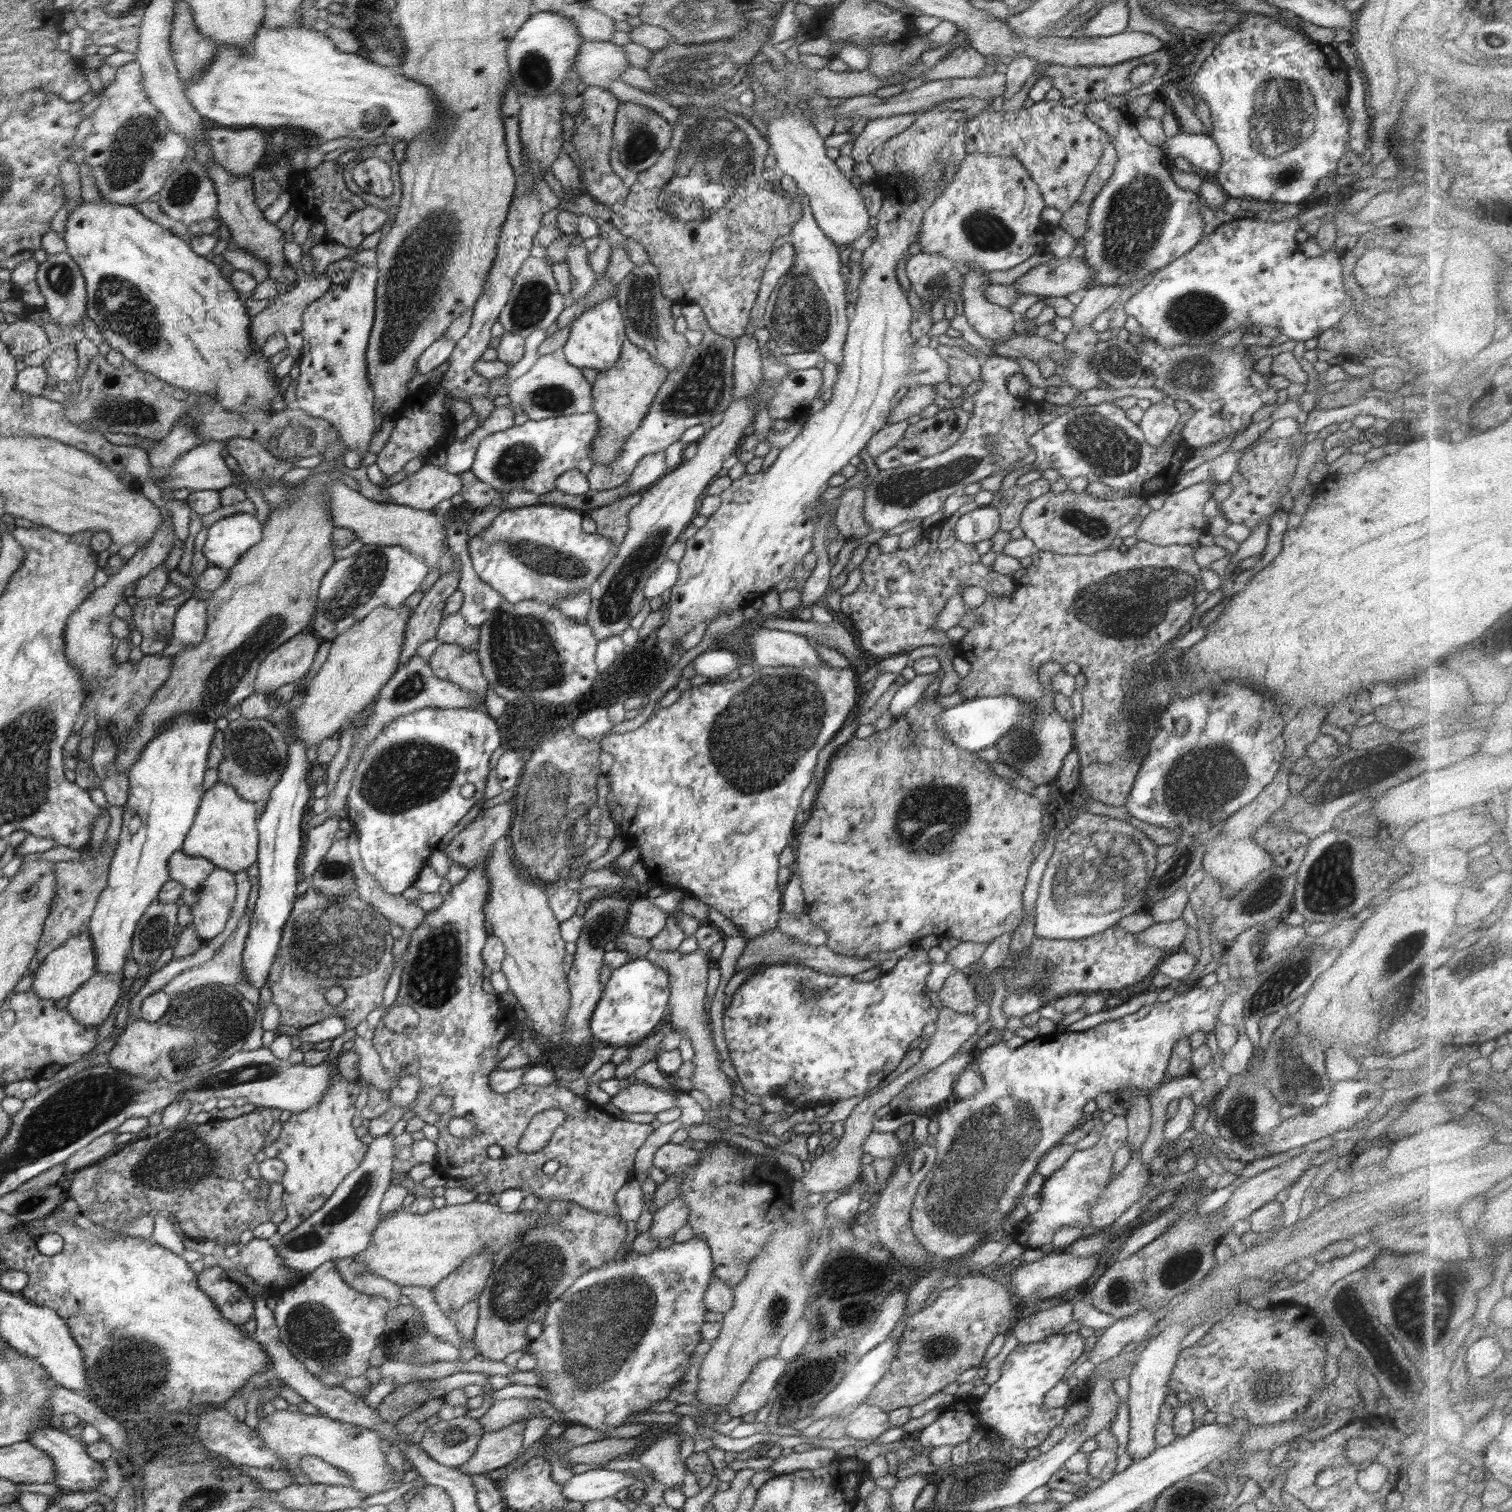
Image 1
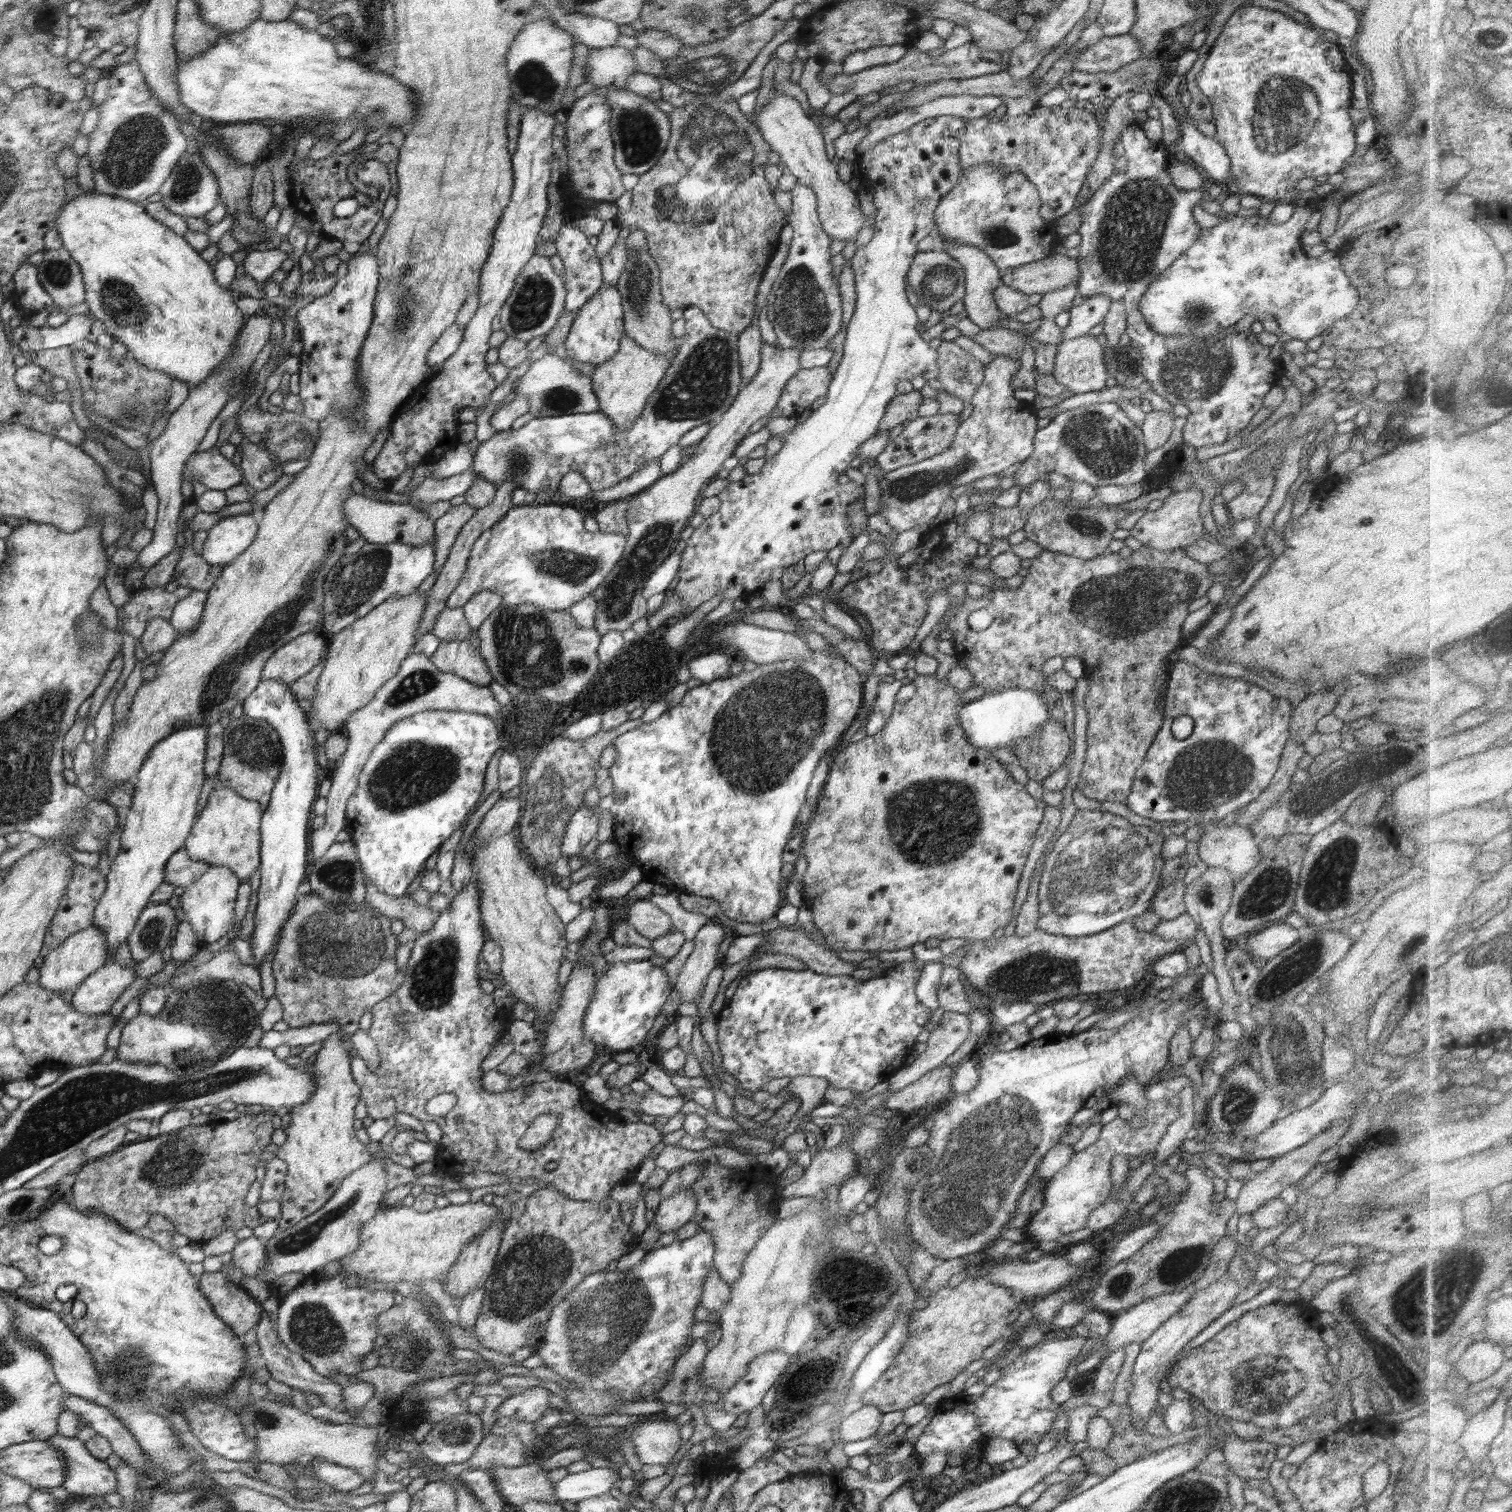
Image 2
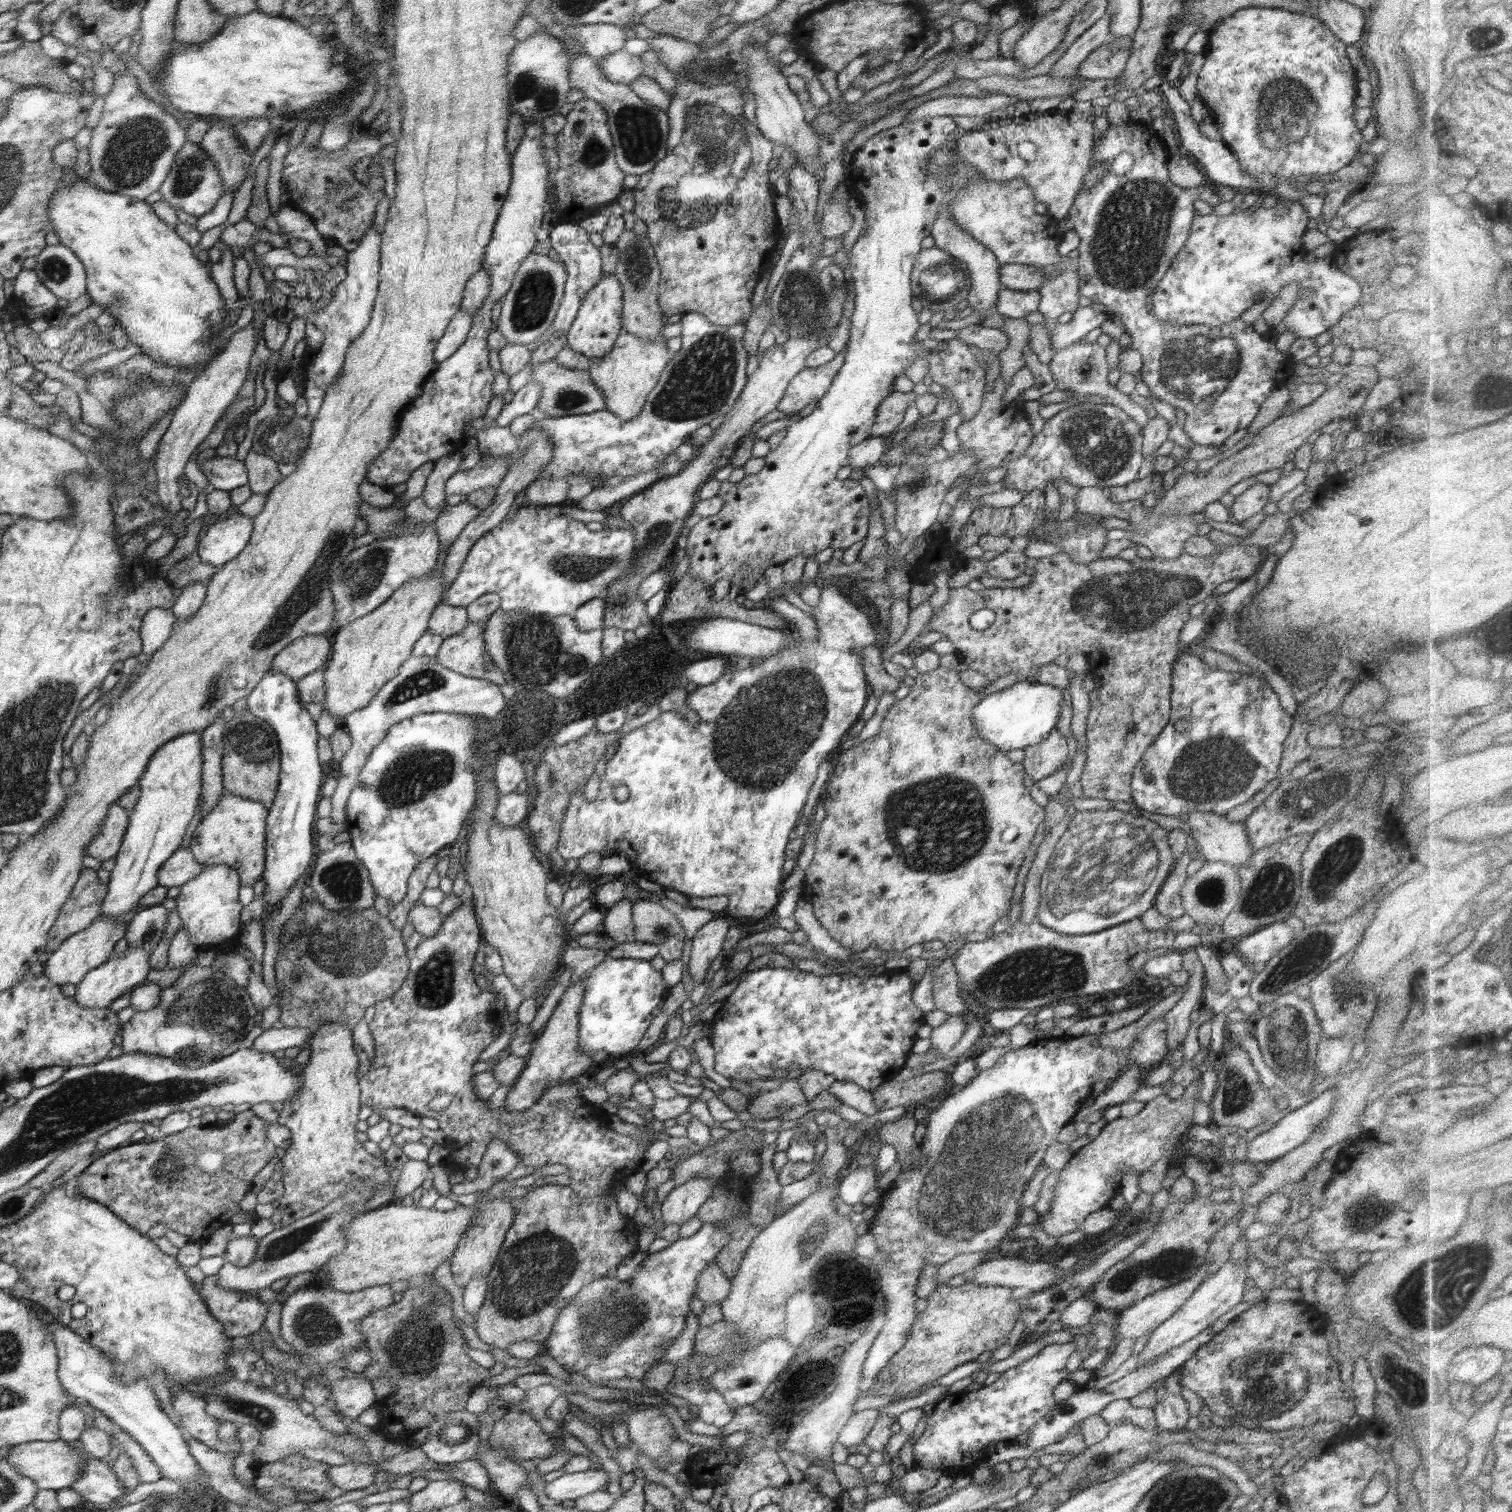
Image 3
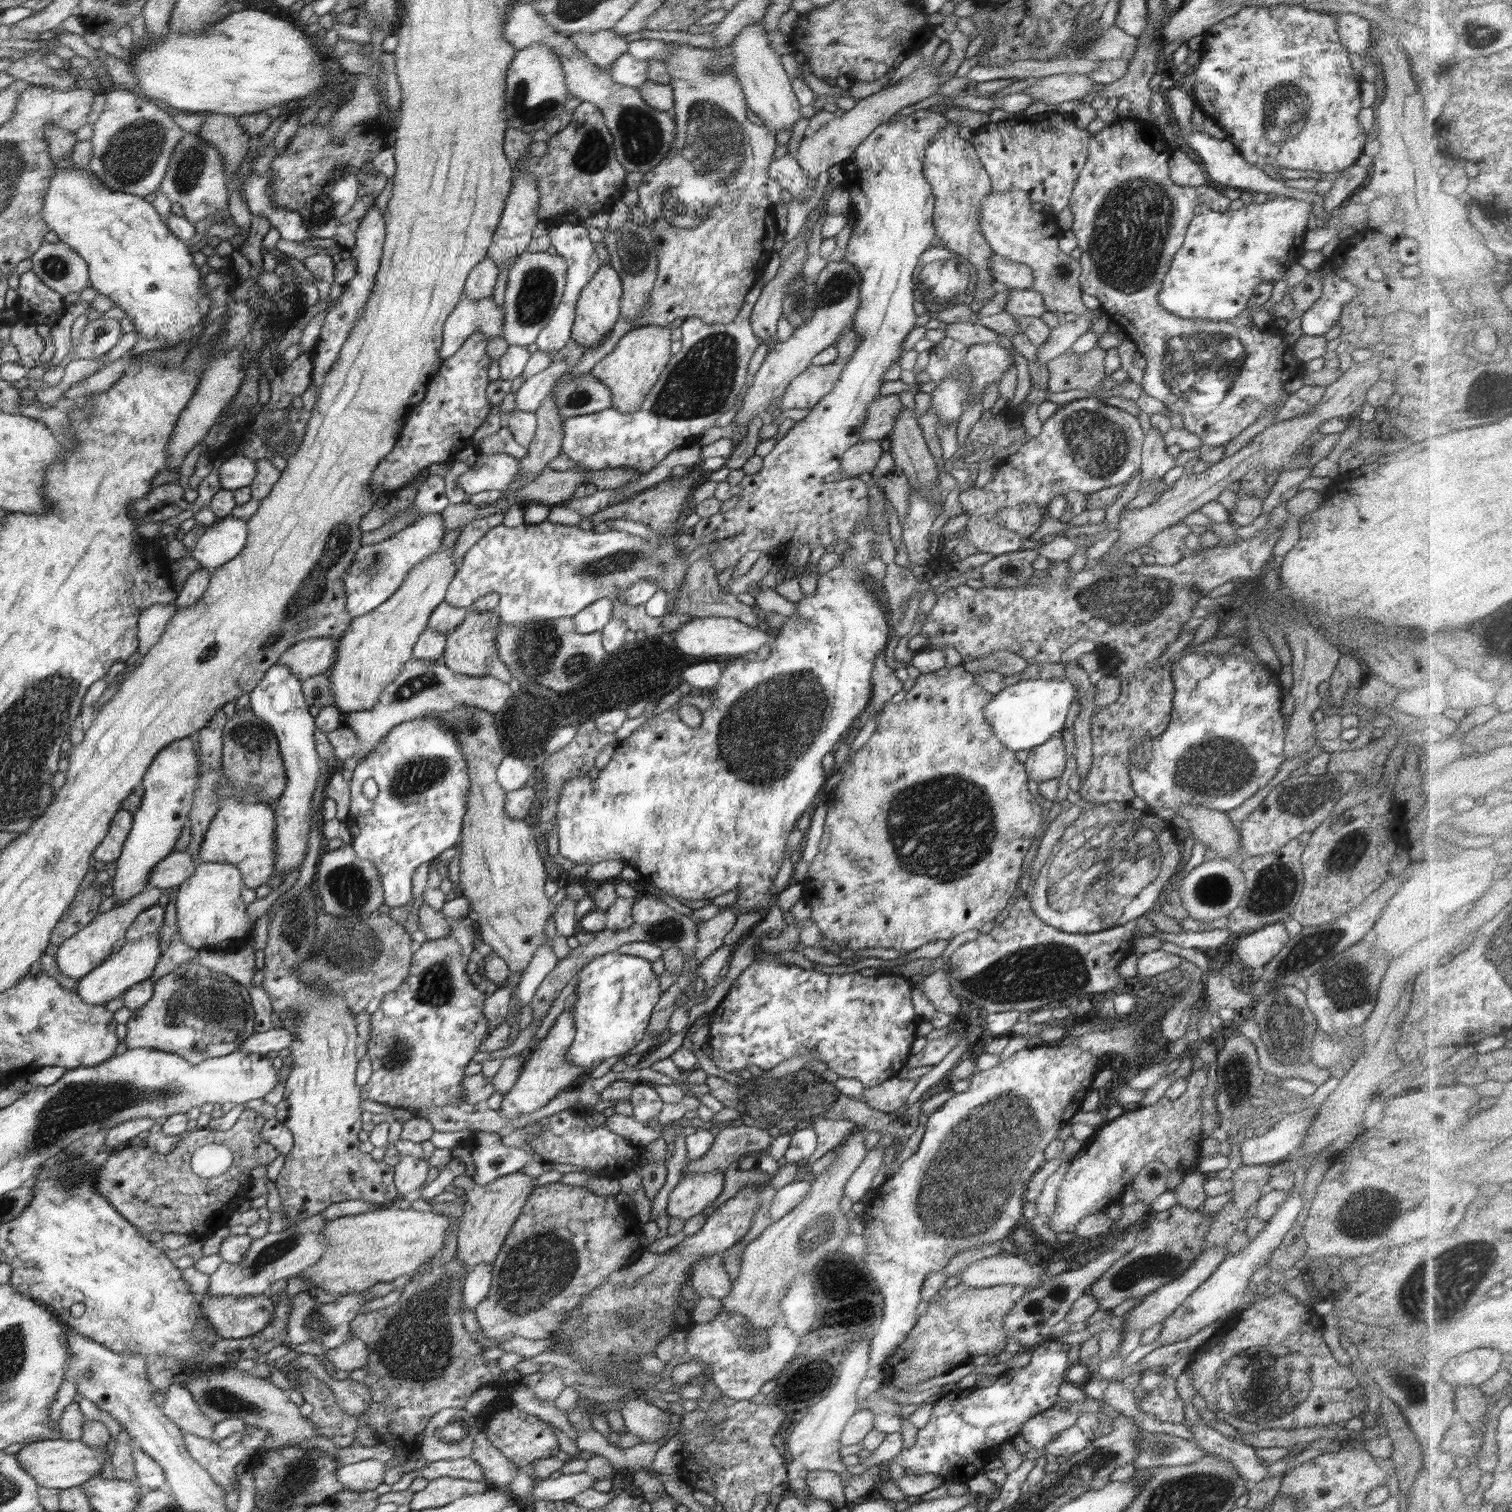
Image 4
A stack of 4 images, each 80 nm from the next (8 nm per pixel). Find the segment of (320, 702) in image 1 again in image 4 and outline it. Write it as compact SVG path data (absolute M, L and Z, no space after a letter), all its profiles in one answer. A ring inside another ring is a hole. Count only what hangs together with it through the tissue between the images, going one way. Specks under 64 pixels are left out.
M441 547L414 567L400 590L374 611L352 620L345 635L338 639L336 660L328 670L328 678L333 705L342 714L372 710L381 692L400 676L402 667L413 658L414 644L428 628L430 615L444 602L446 591L460 568L453 561L453 548Z

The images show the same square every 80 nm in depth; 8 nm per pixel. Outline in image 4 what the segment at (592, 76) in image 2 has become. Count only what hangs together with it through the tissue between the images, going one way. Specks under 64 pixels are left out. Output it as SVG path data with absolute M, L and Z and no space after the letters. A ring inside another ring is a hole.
M626 52L610 65L609 71L617 84L637 89L647 80L648 67L648 60L638 60Z

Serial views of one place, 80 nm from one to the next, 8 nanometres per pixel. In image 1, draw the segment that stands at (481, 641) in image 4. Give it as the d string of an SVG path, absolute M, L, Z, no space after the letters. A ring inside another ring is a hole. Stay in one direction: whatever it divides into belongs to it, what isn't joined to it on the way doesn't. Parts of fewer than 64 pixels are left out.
M439 644L430 656L429 665L436 678L449 680L461 690L475 692L485 698L489 679L484 675L475 650L464 649L458 644Z

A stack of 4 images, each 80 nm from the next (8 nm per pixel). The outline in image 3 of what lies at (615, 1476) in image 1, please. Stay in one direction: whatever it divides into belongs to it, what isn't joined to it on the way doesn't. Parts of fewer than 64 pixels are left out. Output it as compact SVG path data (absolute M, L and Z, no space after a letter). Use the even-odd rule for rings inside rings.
M602 1470L564 1474L552 1482L542 1481L544 1492L554 1501L576 1500L593 1492L604 1491L610 1476Z

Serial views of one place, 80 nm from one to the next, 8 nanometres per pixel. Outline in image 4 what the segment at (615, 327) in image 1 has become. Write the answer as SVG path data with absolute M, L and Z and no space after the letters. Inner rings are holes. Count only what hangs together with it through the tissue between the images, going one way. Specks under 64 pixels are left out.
M601 262L600 270L592 276L580 293L575 310L575 323L571 330L571 338L585 349L601 344L613 332L614 325L621 317L620 303L623 288L620 275L611 265L602 264Z

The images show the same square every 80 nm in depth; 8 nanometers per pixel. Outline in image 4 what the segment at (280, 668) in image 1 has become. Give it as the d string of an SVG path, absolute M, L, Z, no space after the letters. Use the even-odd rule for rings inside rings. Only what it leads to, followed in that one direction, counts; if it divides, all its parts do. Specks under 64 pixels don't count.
M309 638L293 644L278 664L286 665L302 681L328 673L337 656L336 639Z

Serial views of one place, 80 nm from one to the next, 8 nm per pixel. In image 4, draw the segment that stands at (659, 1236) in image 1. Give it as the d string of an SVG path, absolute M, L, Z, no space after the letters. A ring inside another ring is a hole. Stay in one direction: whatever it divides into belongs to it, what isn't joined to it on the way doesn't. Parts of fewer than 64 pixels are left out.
M724 1171L682 1176L672 1190L666 1214L688 1220L700 1214L723 1192Z

